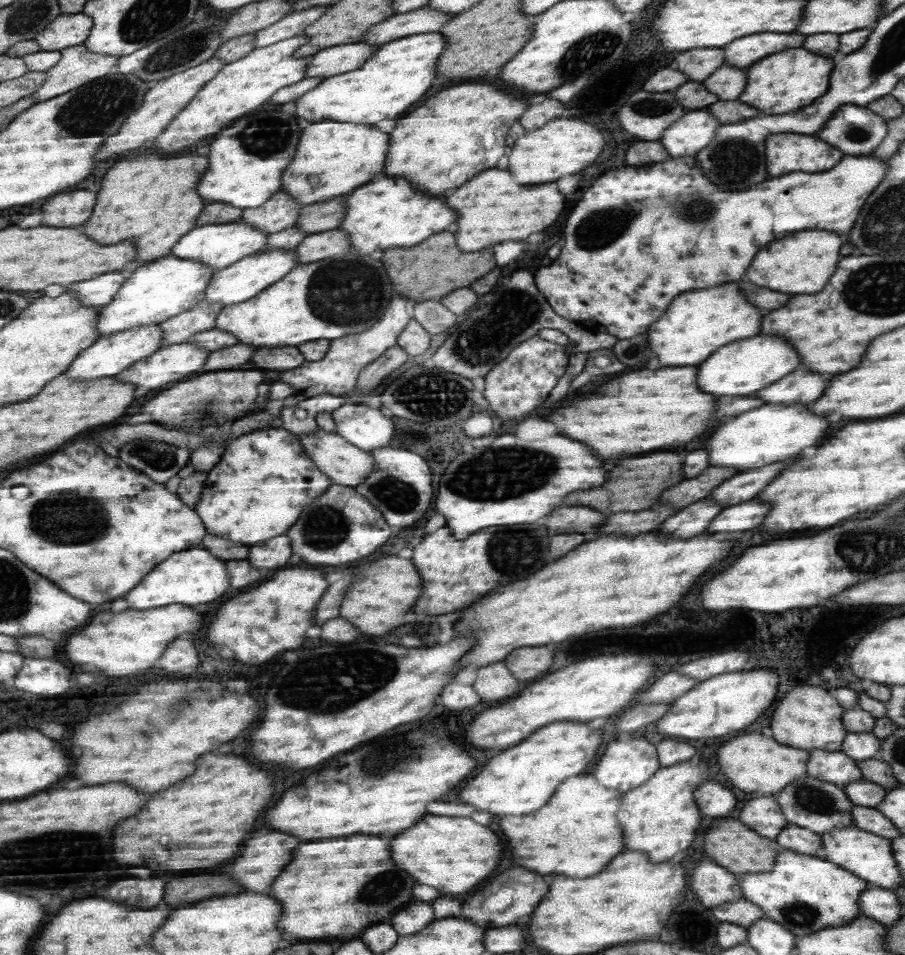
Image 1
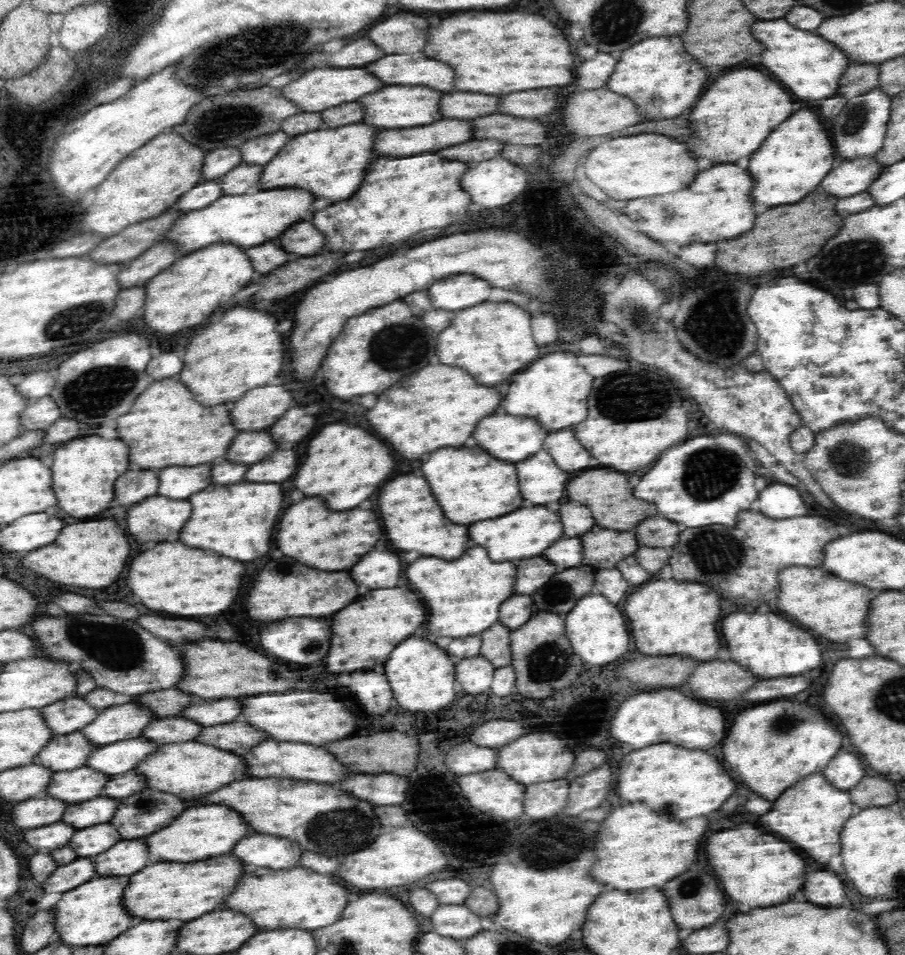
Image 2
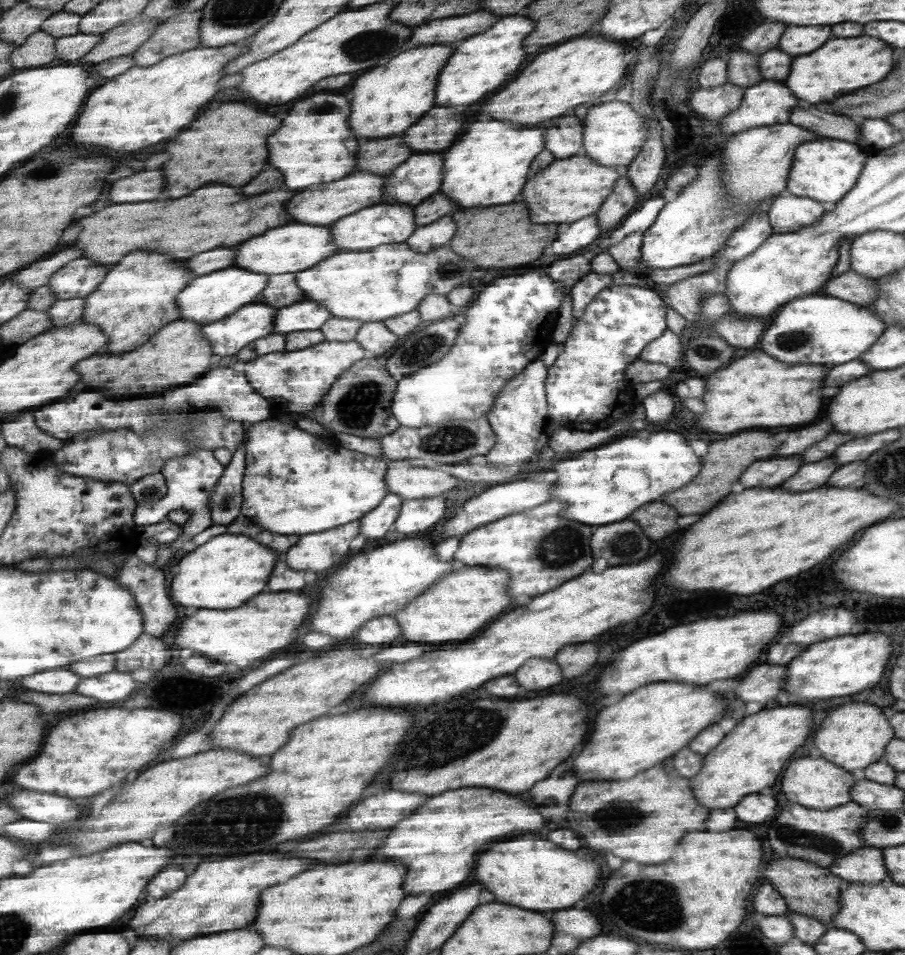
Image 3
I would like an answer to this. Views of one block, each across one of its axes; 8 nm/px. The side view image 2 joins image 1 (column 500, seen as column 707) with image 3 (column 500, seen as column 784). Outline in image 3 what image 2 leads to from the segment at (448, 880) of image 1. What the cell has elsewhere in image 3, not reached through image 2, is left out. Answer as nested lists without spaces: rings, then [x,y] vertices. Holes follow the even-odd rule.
[[[526,834],[492,844],[482,852],[482,856],[478,856],[474,876],[484,888],[494,892],[498,902],[546,912],[570,908],[574,902],[590,894],[600,880],[600,866],[590,858],[580,858],[576,852],[554,848],[554,842],[550,840],[538,840],[534,834]]]

